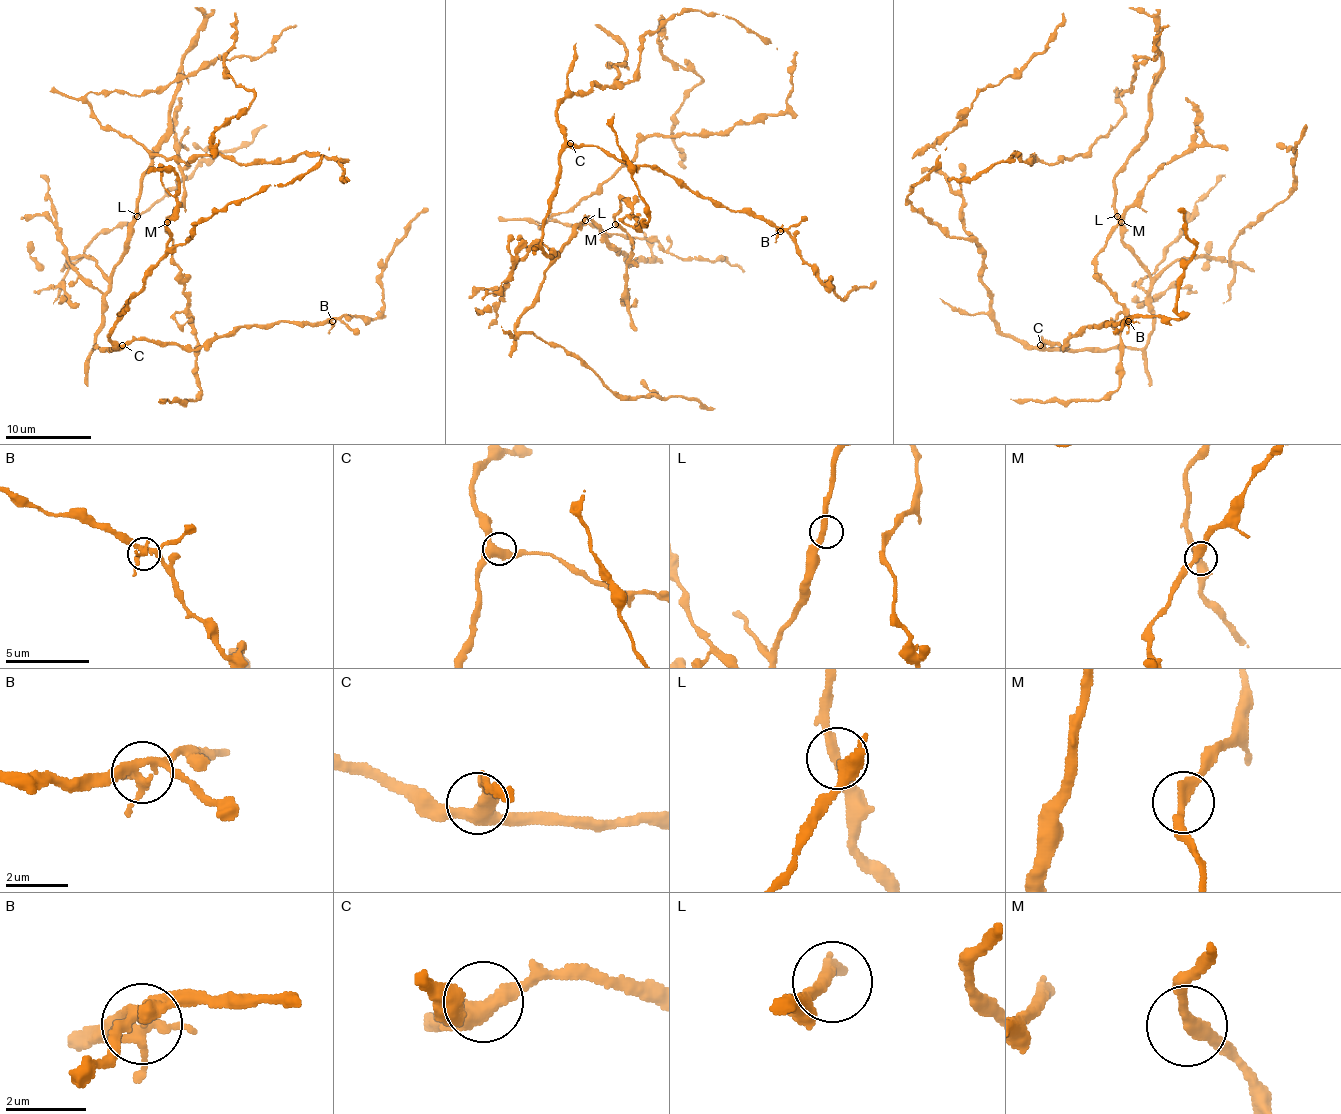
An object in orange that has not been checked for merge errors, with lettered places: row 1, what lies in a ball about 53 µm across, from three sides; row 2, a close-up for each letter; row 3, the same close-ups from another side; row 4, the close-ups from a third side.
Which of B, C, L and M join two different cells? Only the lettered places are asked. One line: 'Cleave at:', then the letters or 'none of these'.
Cleave at: none of these

